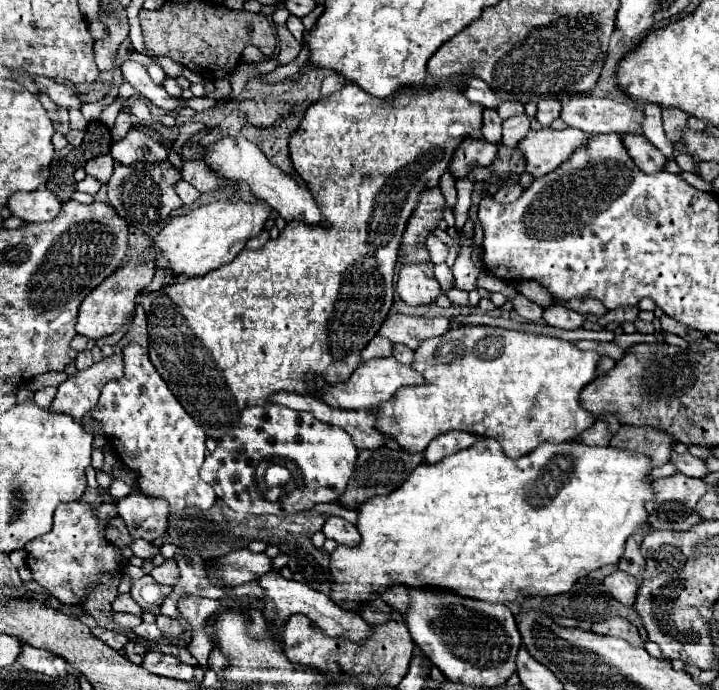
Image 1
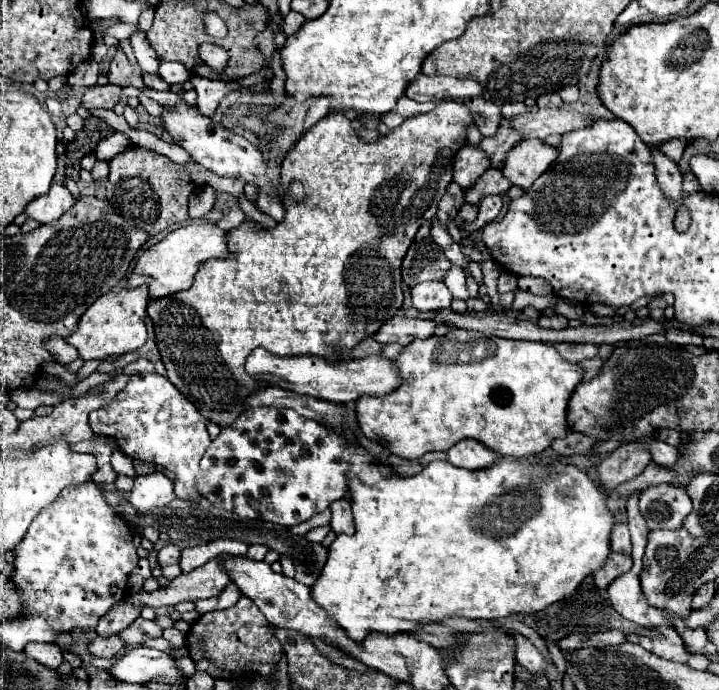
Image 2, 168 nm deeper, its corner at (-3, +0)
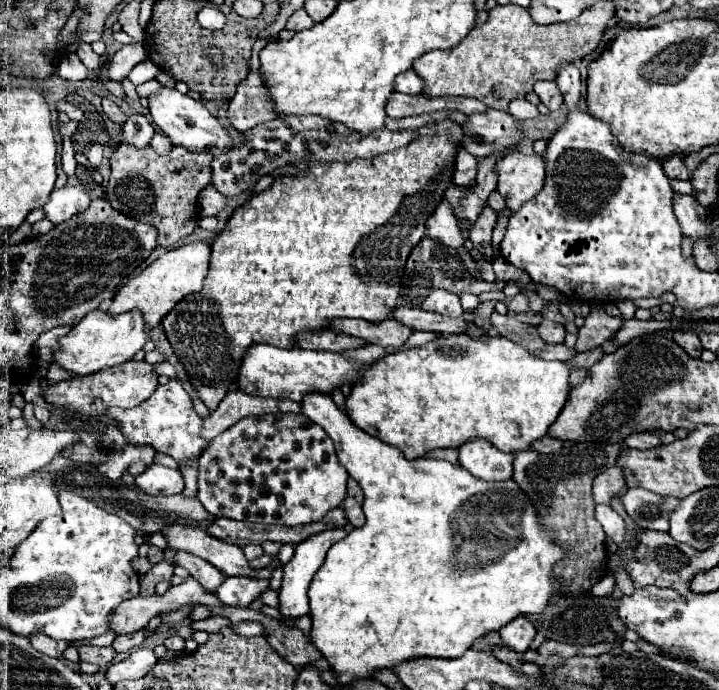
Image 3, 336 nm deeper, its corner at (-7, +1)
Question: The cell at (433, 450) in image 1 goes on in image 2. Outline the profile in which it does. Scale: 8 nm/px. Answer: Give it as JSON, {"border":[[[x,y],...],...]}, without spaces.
{"border":[[[474,439],[458,441],[446,451],[446,455],[448,455],[448,463],[456,467],[466,467],[466,469],[482,469],[498,459],[494,451],[486,449],[480,441],[474,441]]]}

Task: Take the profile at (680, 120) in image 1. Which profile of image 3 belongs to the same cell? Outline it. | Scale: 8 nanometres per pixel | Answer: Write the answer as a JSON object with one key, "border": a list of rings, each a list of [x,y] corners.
{"border":[[[670,156],[670,158],[664,158],[662,160],[662,168],[664,168],[664,174],[668,178],[678,178],[678,180],[690,180],[690,174],[682,162],[680,156]]]}

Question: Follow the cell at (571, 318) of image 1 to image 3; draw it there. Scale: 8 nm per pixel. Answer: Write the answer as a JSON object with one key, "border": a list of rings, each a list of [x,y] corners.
{"border":[[[542,320],[536,330],[538,330],[540,338],[544,342],[548,342],[548,344],[560,344],[564,340],[564,336],[566,336],[564,326],[558,326],[558,324],[550,322],[550,320]]]}

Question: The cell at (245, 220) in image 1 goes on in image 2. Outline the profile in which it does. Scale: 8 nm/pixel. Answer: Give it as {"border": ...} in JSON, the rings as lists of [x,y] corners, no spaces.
{"border":[[[206,219],[192,221],[188,225],[182,225],[182,227],[174,229],[174,231],[170,231],[160,243],[148,247],[140,255],[134,271],[128,277],[128,287],[138,287],[138,285],[146,283],[152,299],[166,297],[166,295],[176,293],[176,291],[184,291],[184,289],[188,289],[192,285],[192,279],[194,279],[196,271],[210,257],[216,257],[216,259],[230,257],[226,231],[222,231],[216,223],[210,223]]]}

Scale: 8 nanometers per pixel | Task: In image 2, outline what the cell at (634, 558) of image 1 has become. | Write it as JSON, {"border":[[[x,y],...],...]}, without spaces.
{"border":[[[616,523],[612,529],[612,537],[610,537],[610,547],[616,553],[624,553],[630,555],[632,553],[632,545],[630,545],[630,533],[628,527],[624,523]]]}

